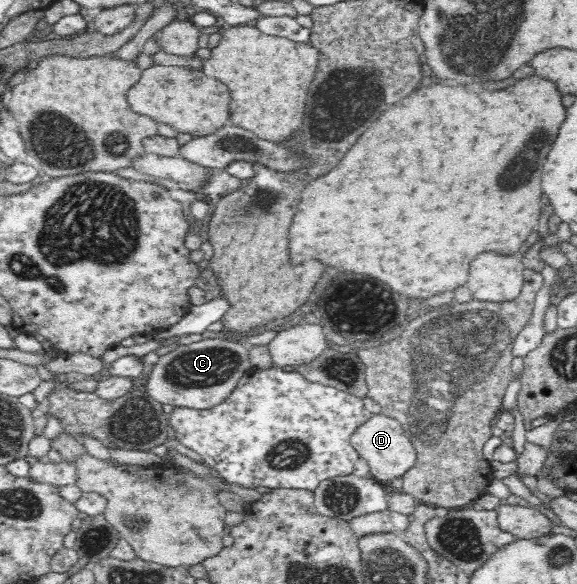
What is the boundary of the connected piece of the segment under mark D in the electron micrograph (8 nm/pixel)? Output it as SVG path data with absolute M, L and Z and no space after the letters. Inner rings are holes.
M383 412L372 414L363 425L360 425L351 434L350 444L369 464L372 478L384 484L391 479L403 477L417 463L417 450L405 435L399 419L385 415Z

